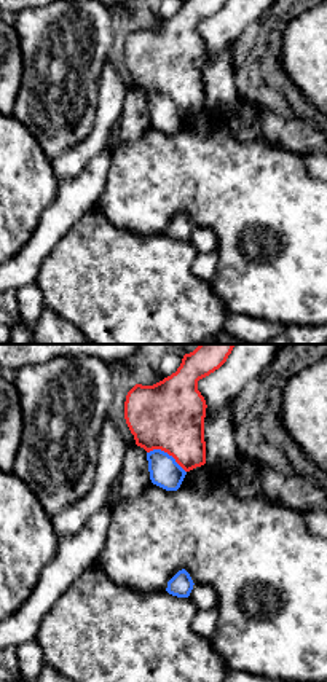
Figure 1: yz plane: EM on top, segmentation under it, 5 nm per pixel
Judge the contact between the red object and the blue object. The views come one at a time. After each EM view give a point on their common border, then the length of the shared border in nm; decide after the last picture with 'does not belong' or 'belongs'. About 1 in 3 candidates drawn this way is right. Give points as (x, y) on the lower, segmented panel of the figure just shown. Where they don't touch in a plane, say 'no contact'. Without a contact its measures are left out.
(168, 453) | 220 nm

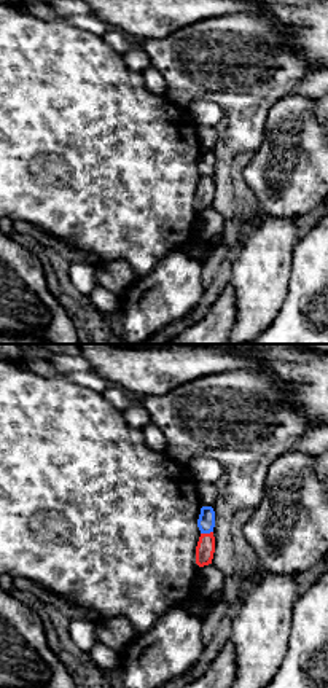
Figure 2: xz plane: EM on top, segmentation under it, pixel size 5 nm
(206, 534) | 70 nm

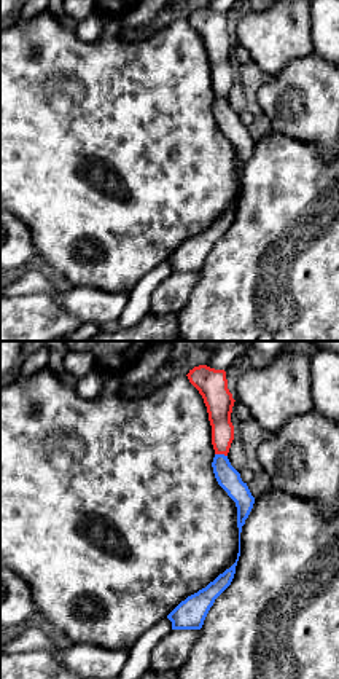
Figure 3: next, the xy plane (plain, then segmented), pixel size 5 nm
(222, 453) | 70 nm

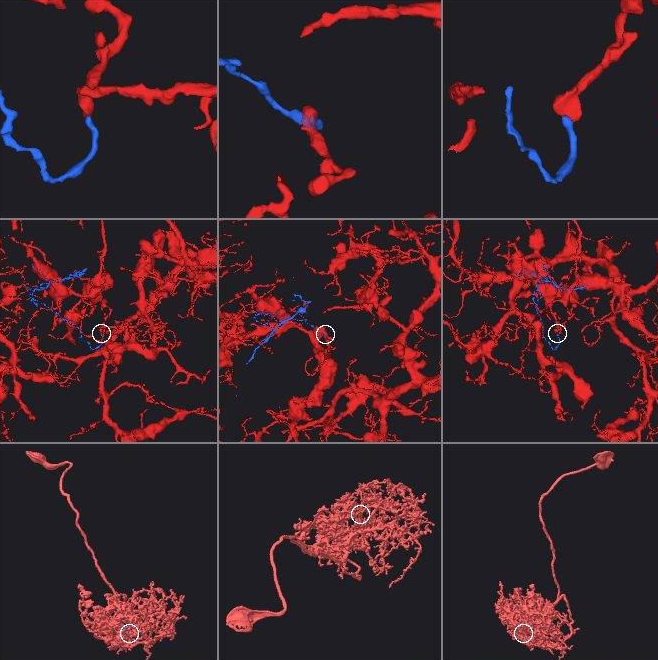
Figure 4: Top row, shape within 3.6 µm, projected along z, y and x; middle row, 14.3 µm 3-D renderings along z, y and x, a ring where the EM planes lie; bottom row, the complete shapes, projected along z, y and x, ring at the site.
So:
does not belong

